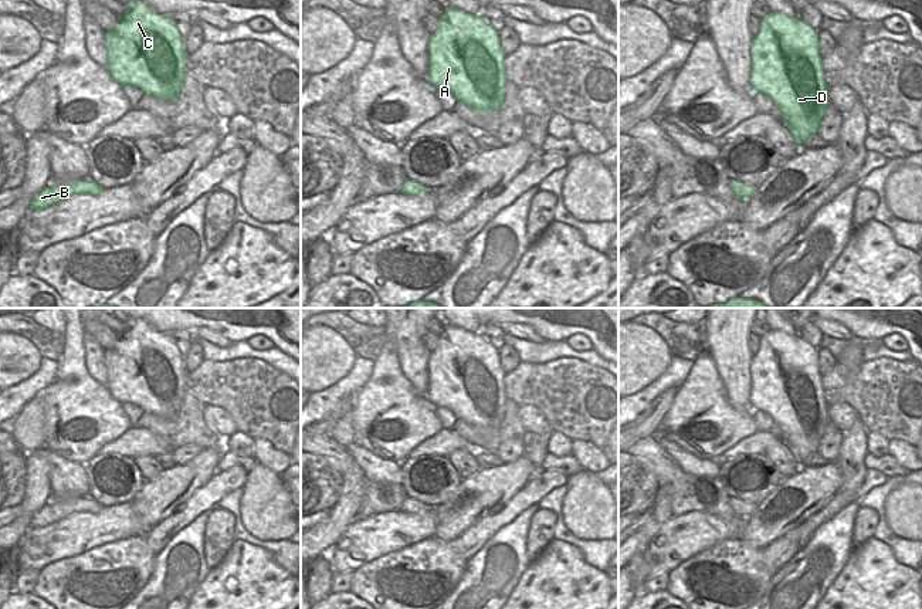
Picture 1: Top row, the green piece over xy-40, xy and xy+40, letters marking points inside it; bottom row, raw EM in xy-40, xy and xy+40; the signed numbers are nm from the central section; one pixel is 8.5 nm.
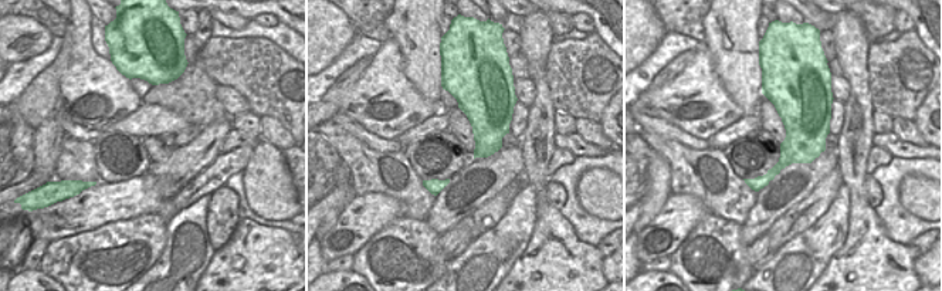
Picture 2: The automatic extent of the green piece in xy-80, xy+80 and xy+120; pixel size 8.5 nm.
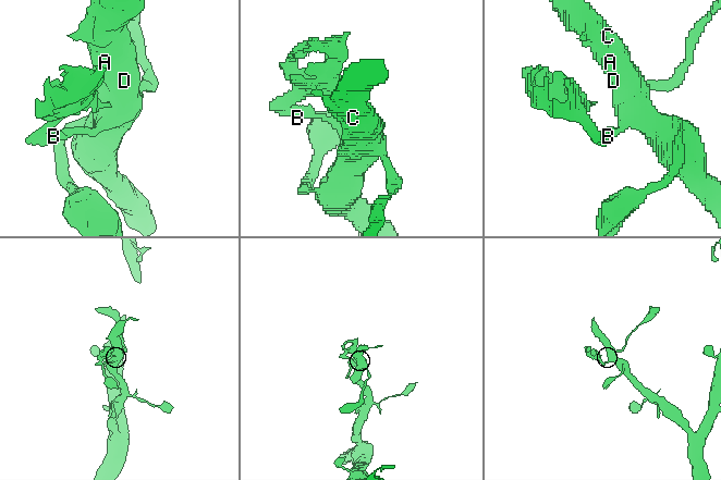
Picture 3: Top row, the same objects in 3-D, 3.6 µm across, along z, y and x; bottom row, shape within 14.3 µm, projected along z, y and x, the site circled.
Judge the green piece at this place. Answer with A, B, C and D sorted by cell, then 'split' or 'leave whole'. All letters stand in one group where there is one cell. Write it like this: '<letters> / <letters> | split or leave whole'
A C D / B | split

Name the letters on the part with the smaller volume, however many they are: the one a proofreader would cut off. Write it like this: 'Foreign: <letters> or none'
Foreign: B

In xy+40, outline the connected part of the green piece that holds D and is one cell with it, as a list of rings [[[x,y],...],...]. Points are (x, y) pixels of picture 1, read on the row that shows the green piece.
[[[769,11],[759,18],[759,33],[750,43],[750,91],[763,92],[773,101],[783,116],[780,121],[799,148],[804,139],[816,135],[830,104],[820,61],[817,31],[804,24],[800,17],[790,18]]]

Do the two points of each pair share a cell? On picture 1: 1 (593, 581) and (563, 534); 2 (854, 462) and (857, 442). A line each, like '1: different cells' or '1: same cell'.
1: different cells
2: same cell

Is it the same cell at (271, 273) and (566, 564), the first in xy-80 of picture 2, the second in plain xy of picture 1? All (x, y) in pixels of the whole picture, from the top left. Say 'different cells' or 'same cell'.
same cell

